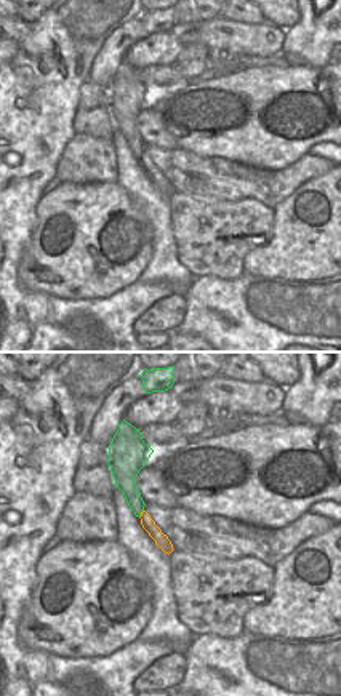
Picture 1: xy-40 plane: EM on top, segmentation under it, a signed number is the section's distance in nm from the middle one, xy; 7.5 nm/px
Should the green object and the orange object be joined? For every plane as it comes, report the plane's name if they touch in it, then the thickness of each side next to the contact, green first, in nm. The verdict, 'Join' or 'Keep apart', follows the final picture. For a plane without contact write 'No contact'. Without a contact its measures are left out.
Touches green in xy-40. Thickness 140 nm (green) against 100 nm

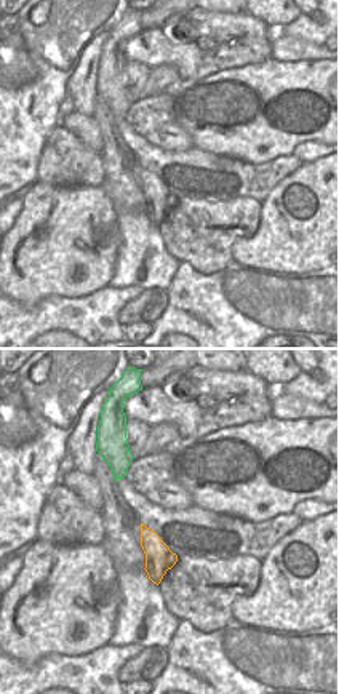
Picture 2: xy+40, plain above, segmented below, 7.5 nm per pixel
No contact

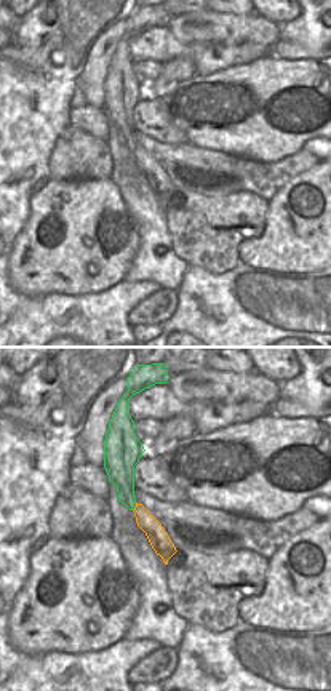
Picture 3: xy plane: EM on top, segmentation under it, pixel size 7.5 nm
Touches green in xy. Thickness 190 nm (green) against 140 nm

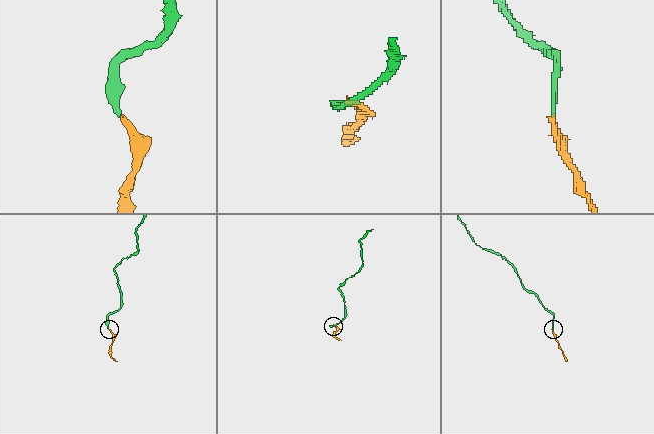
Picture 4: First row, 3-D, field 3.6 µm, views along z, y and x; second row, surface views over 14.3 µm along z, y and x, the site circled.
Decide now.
Join

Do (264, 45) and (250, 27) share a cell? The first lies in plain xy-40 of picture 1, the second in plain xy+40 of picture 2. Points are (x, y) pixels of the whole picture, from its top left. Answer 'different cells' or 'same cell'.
same cell

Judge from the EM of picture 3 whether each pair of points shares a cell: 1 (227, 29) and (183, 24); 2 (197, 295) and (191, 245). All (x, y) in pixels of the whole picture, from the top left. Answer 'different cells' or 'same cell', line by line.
1: same cell
2: different cells

